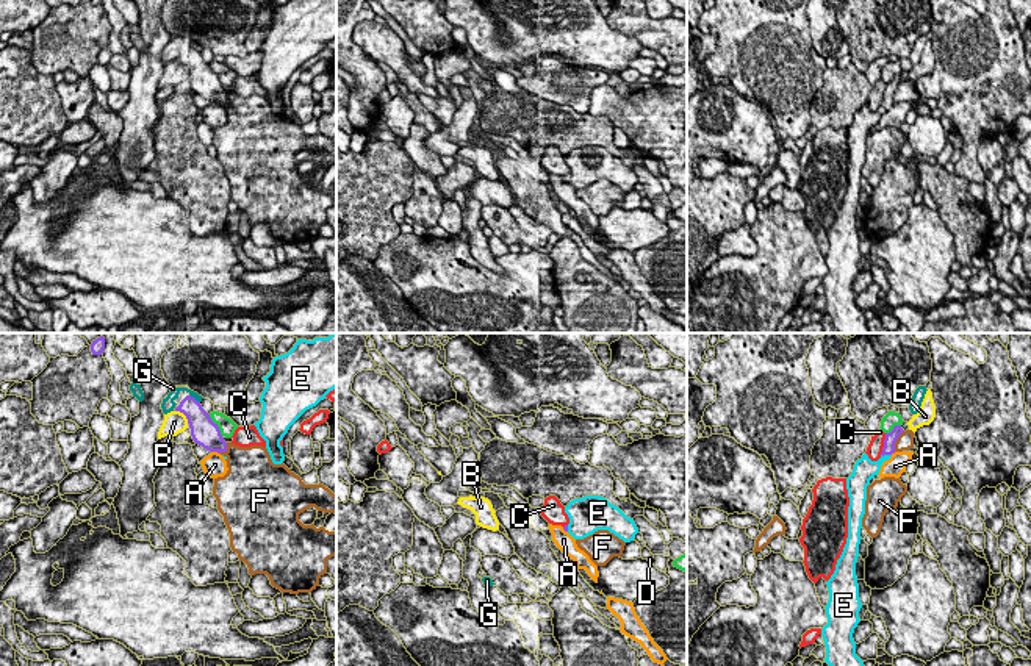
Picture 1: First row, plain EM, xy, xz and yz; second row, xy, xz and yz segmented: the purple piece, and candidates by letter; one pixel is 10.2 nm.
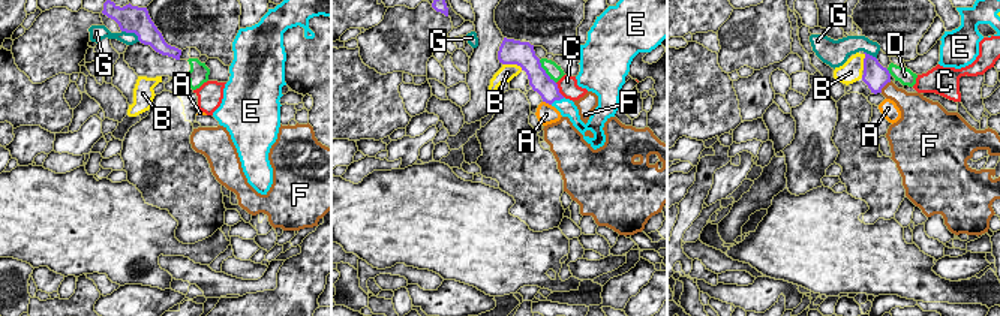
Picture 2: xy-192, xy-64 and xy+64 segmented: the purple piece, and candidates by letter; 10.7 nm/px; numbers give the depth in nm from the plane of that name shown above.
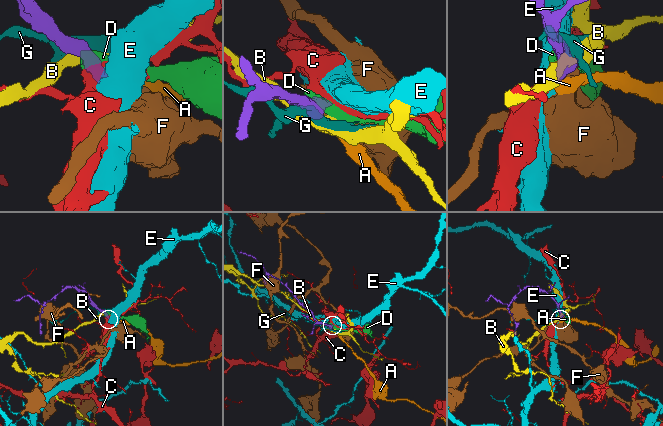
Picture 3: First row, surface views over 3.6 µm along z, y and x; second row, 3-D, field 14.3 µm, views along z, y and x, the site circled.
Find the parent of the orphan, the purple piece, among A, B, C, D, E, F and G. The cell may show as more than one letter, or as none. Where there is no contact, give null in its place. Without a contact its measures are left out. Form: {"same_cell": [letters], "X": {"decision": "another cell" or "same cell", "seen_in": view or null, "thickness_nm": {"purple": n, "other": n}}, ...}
{"same_cell": ["E"], "A": {"decision": "another cell", "seen_in": "xy", "thickness_nm": {"purple": 280, "other": 240}}, "B": {"decision": "another cell", "seen_in": "xy", "thickness_nm": {"purple": 260, "other": 240}}, "C": {"decision": "another cell", "seen_in": "yz", "thickness_nm": {"purple": 130, "other": 160}}, "D": {"decision": "another cell", "seen_in": "xy", "thickness_nm": {"purple": 280, "other": 170}}, "E": {"decision": "same cell", "seen_in": "yz", "thickness_nm": {"purple": 130, "other": 200}}, "F": {"decision": "another cell", "seen_in": "yz", "thickness_nm": {"purple": 130, "other": 170}}, "G": {"decision": "another cell", "seen_in": "xy", "thickness_nm": {"purple": 240, "other": 120}}}

